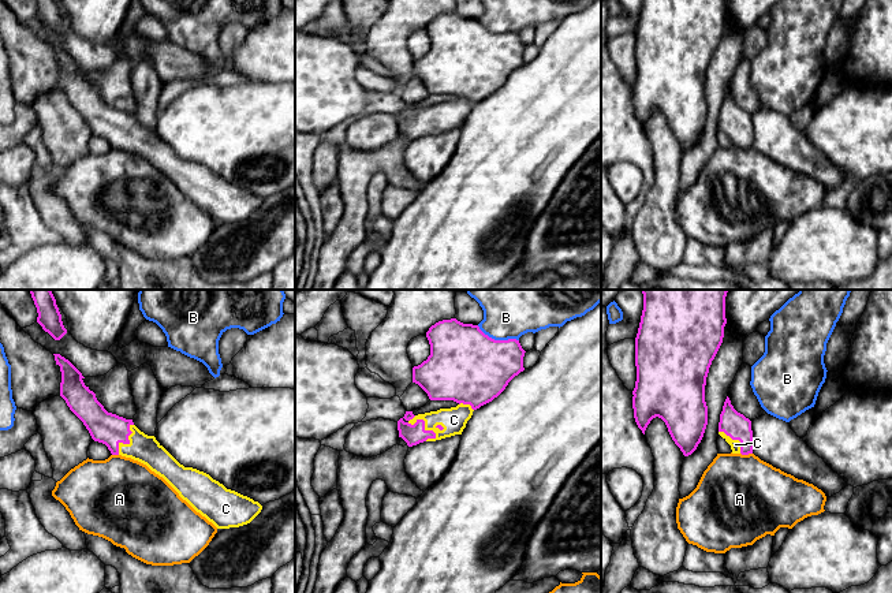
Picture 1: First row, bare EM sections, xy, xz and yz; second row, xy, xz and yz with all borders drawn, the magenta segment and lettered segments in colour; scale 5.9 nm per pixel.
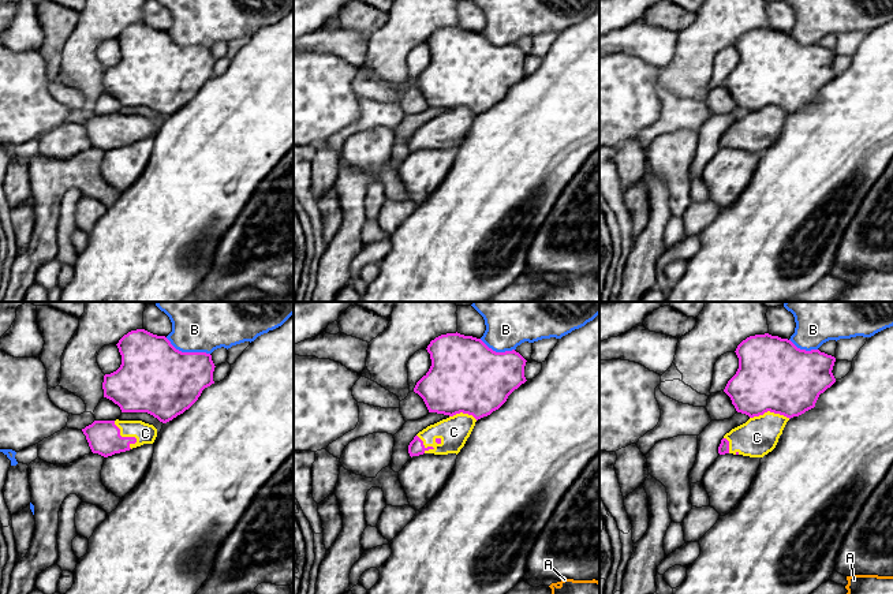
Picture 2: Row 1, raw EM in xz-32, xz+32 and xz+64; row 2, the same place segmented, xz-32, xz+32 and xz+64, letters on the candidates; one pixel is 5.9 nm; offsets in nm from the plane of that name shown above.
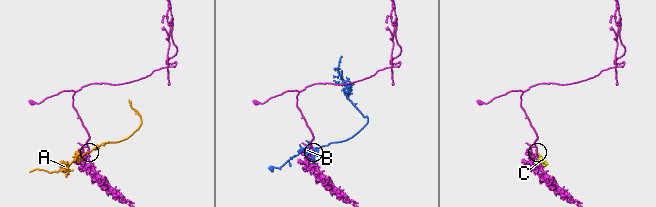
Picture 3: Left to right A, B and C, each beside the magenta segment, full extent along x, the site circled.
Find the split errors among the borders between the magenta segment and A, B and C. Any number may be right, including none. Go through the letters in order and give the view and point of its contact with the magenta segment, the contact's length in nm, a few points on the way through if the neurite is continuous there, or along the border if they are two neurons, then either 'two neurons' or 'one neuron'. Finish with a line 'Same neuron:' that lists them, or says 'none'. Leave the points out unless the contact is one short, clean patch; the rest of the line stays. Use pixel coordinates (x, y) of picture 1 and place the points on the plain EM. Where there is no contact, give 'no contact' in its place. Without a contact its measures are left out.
A: meets magenta in yz at (746, 148); contact 70 nm long; two neurons
B: meets magenta in xz at (497, 34); contact 260 nm long; two neurons
C: meets magenta in xz at (424, 118); contact 200 nm long; one neuron
Same neuron: C

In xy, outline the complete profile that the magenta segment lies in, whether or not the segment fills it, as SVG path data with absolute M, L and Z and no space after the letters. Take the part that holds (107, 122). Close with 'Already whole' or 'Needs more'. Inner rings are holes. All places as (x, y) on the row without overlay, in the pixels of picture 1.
M53 48L56 59L60 60L61 77L60 90L70 104L83 116L94 135L108 141L112 149L122 149L146 158L152 165L163 171L197 206L212 216L217 223L239 221L250 217L262 204L253 193L235 184L227 183L209 168L180 158L154 130L141 126L133 116L116 108L108 107L97 94L96 87L83 77L82 67L60 48Z. Needs more

